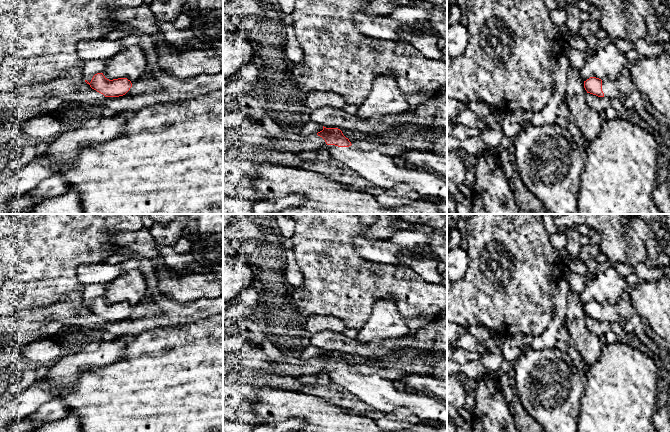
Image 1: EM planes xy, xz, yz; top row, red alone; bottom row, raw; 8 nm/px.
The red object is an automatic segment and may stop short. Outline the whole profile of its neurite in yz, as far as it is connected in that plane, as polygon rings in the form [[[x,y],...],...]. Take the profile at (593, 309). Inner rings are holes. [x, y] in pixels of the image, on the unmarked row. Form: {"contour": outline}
{"contour": [[[590,301],[584,305],[584,312],[587,317],[596,319],[598,321],[607,321],[609,323],[622,322],[623,318],[620,316],[616,305],[604,302],[603,304]]]}

